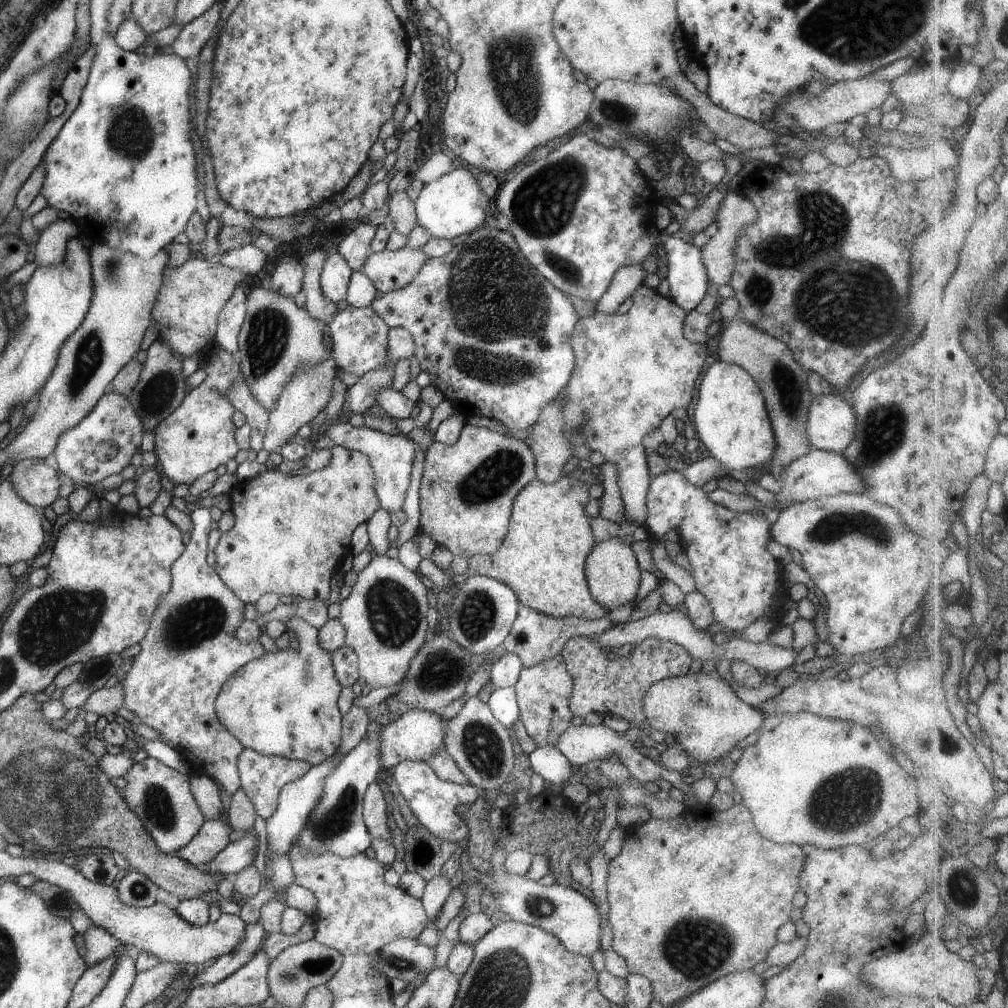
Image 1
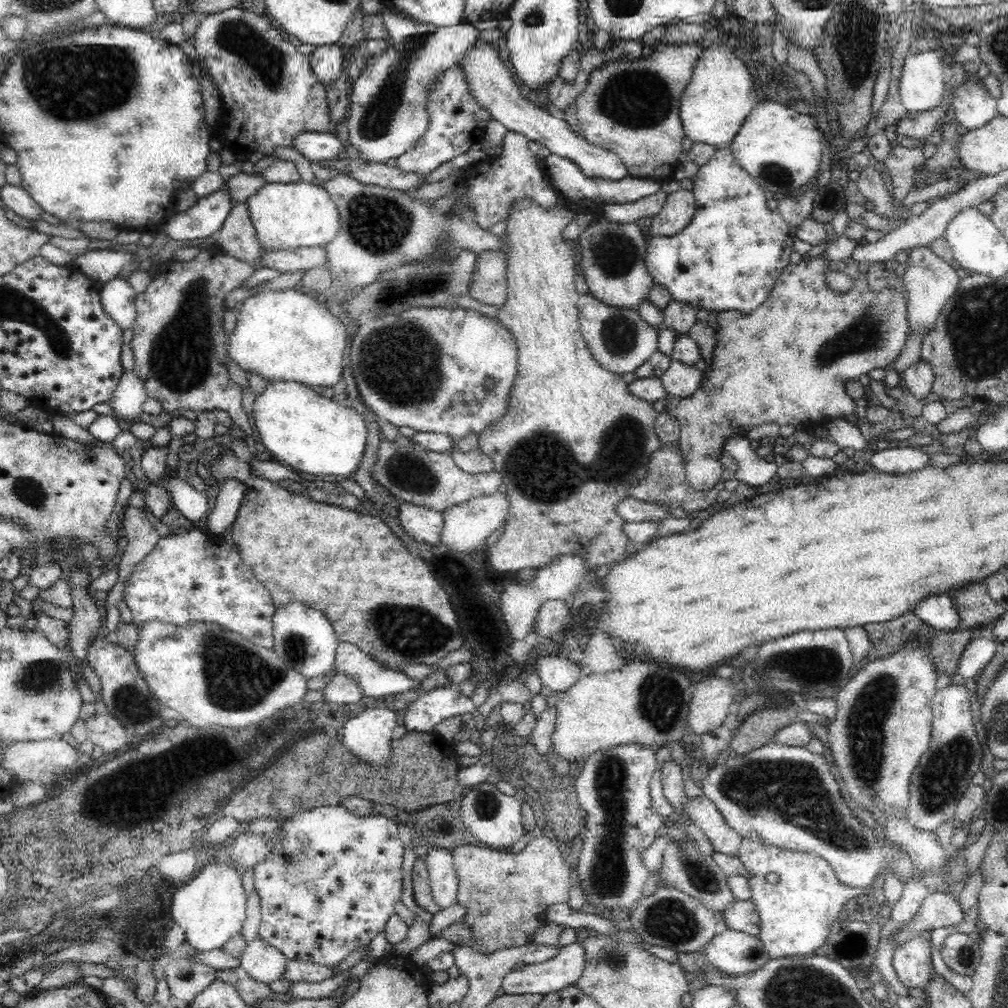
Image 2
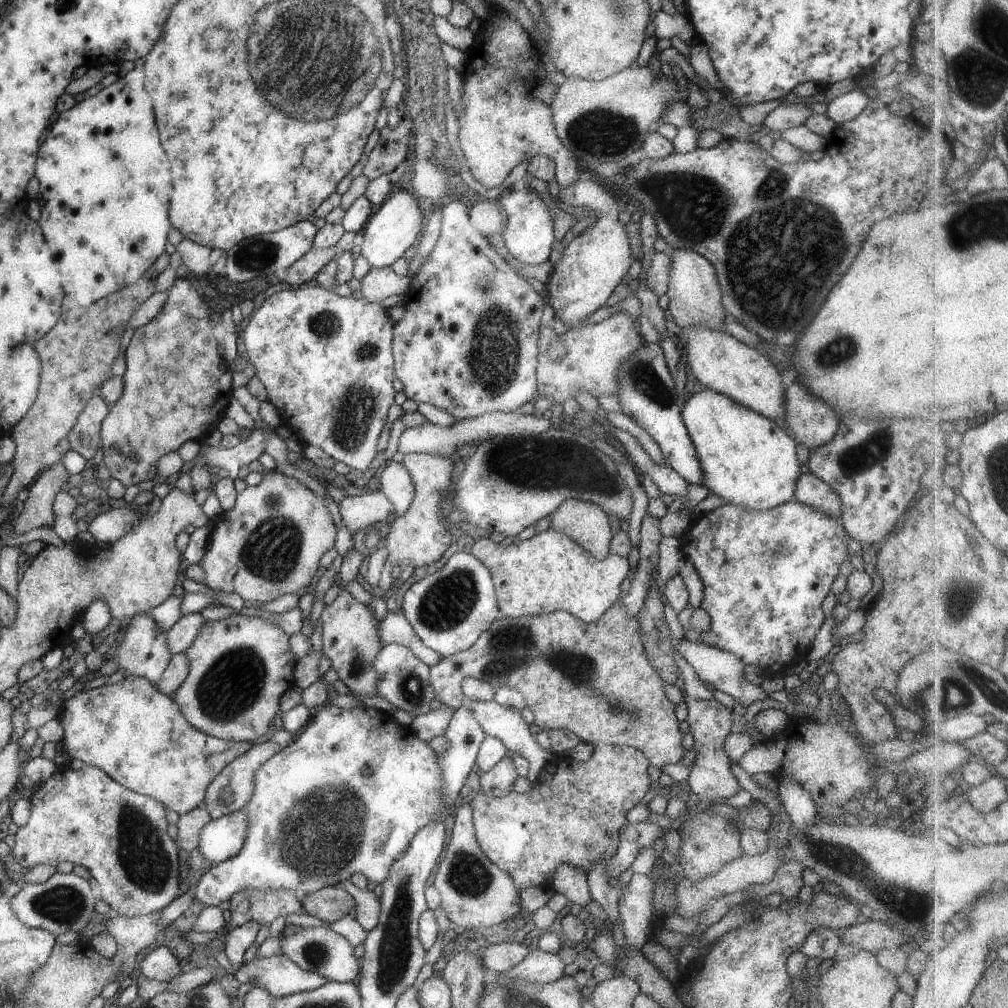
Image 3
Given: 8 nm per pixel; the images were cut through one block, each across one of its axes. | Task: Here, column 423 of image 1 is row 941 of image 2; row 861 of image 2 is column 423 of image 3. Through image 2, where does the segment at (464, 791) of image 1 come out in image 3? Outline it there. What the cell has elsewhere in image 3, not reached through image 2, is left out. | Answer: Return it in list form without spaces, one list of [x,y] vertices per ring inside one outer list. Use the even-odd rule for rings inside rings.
[[[323,704],[314,711],[309,722],[305,724],[305,730],[302,730],[295,740],[289,742],[277,754],[273,754],[269,760],[265,761],[265,764],[261,764],[261,768],[257,768],[253,774],[253,796],[249,798],[249,804],[245,804],[242,808],[247,816],[247,834],[245,834],[241,850],[237,852],[237,856],[215,863],[207,872],[203,872],[201,878],[197,880],[197,884],[192,888],[193,895],[197,902],[205,908],[208,906],[217,907],[221,902],[229,900],[233,893],[239,892],[243,888],[255,890],[269,888],[274,891],[283,889],[290,891],[295,899],[301,901],[304,896],[320,888],[340,884],[355,872],[361,872],[367,880],[380,885],[389,872],[389,866],[403,856],[413,834],[419,828],[437,820],[437,816],[447,817],[447,810],[441,806],[441,783],[441,772],[437,768],[436,754],[428,744],[415,736],[407,724],[398,723],[392,714],[371,707],[355,706],[351,710],[343,710],[343,708],[328,707]]]

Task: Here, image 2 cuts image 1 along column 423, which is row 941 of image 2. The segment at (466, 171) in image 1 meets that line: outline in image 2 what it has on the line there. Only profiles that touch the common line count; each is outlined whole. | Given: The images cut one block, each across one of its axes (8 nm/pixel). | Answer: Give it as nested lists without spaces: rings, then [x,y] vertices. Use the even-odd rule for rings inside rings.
[[[204,860],[197,874],[174,892],[172,920],[184,931],[184,939],[196,953],[223,950],[224,946],[239,934],[246,919],[247,899],[241,885],[242,873],[224,860]]]

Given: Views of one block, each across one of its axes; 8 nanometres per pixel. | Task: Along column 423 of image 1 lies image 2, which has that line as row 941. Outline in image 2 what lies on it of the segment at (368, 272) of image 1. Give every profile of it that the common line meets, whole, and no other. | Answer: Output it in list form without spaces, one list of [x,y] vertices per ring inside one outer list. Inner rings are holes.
[[[257,938],[246,946],[239,964],[252,980],[269,986],[283,978],[286,961],[282,953]]]

